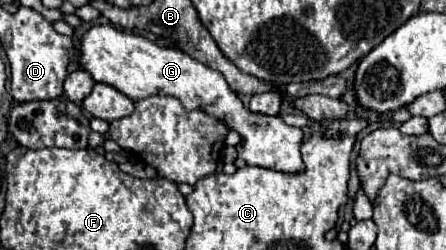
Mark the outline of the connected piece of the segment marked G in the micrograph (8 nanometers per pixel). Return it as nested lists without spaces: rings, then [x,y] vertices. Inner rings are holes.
[[[95,25],[83,35],[81,67],[87,73],[91,73],[95,81],[101,81],[119,89],[133,101],[139,101],[151,95],[171,95],[171,97],[177,97],[187,111],[203,109],[207,115],[215,117],[217,121],[227,125],[231,131],[237,131],[241,135],[237,153],[247,165],[267,167],[267,169],[291,173],[291,175],[303,173],[305,169],[301,153],[299,153],[299,147],[303,143],[303,129],[285,123],[281,113],[279,115],[251,113],[243,105],[239,95],[231,91],[223,73],[203,65],[201,61],[195,61],[191,55],[179,49],[159,47],[141,35],[125,33],[111,25]]]

